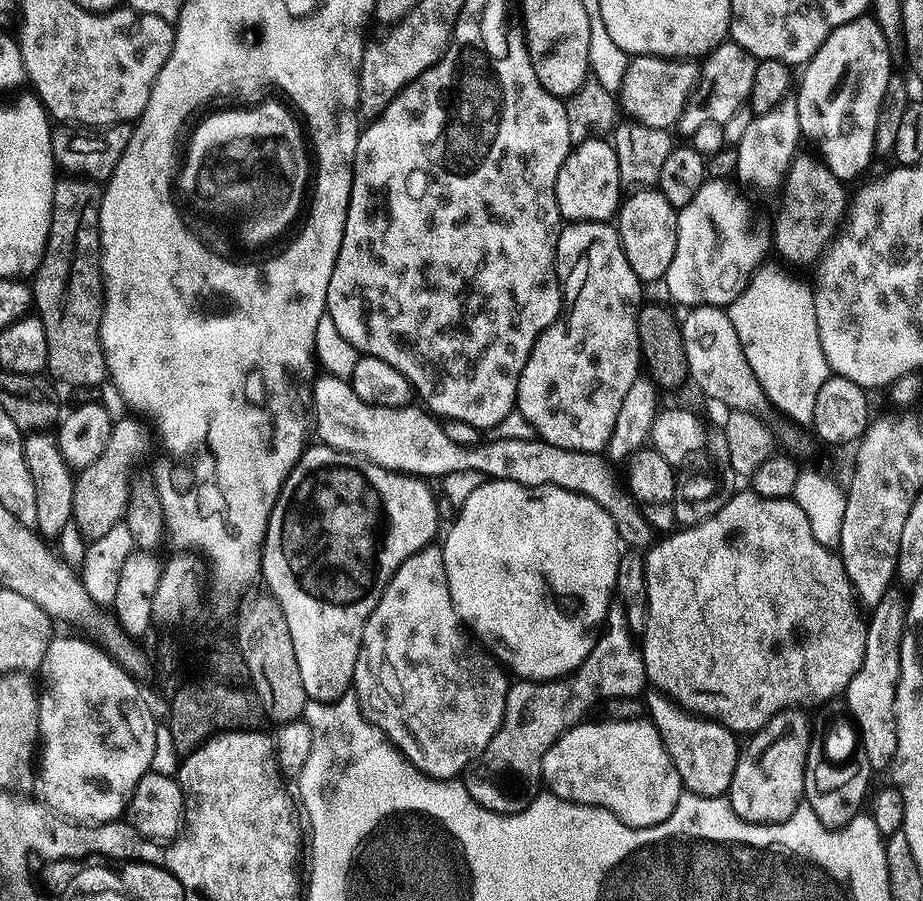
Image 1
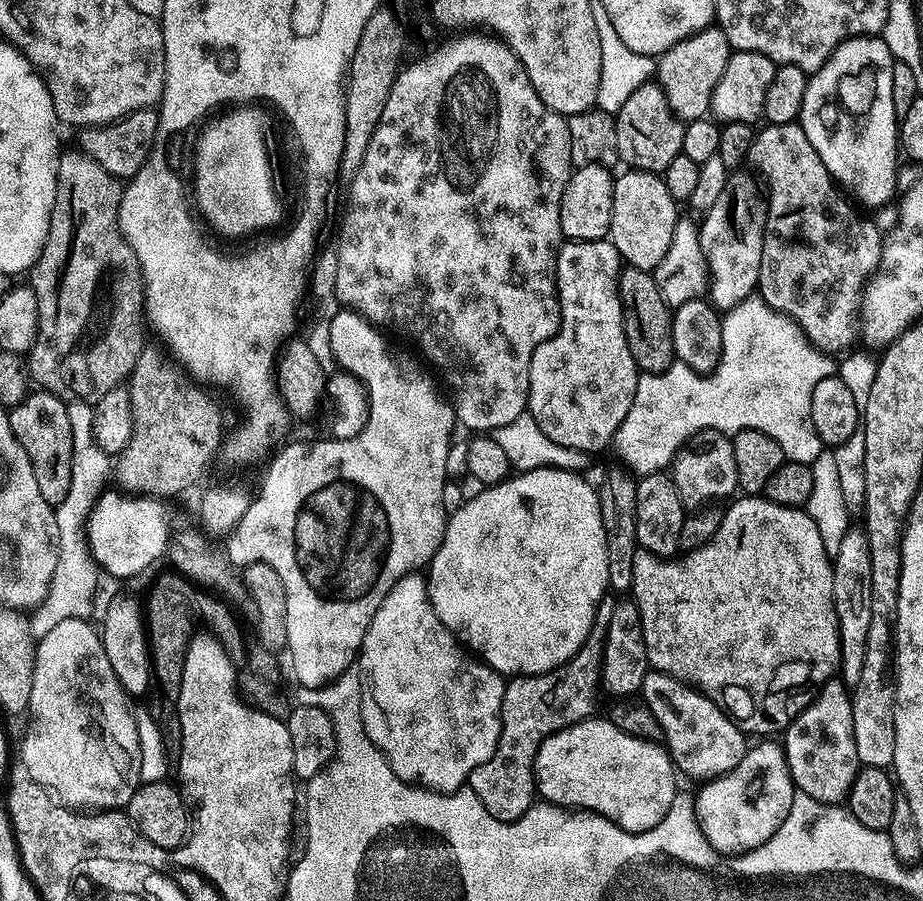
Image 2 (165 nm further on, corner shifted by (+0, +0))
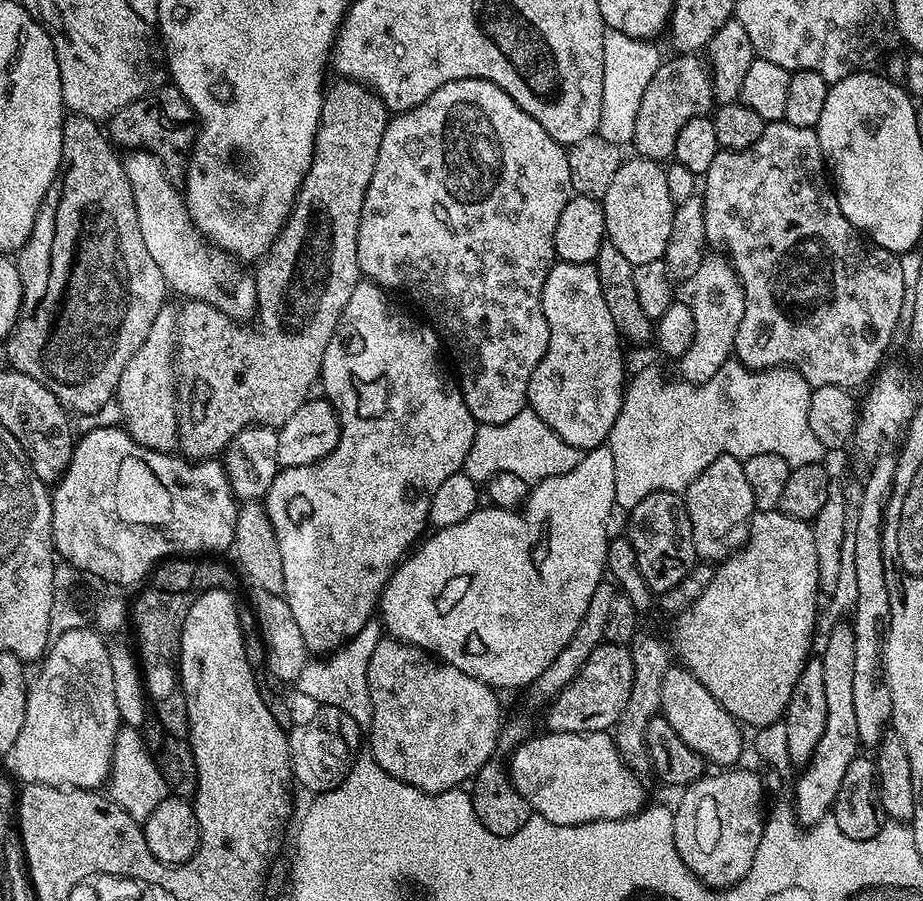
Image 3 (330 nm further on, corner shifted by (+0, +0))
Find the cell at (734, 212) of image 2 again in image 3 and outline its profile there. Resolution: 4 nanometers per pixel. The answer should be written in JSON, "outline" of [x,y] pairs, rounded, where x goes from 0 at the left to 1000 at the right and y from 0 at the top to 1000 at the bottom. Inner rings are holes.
{"outline":[[[764,283],[756,300],[748,310],[750,333],[748,341],[752,349],[752,380],[748,388],[735,396],[736,416],[744,425],[761,426],[790,403],[797,384],[800,362],[806,347],[806,323],[792,292],[783,283]]]}

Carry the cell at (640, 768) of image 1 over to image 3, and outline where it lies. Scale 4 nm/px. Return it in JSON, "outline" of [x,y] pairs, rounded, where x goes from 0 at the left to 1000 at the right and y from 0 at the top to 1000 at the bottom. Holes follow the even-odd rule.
{"outline":[[[590,811],[589,817],[577,816],[575,819],[569,820],[567,826],[560,826],[557,834],[554,836],[553,842],[549,845],[548,851],[550,855],[550,862],[554,863],[556,872],[559,875],[561,881],[566,881],[566,886],[570,886],[573,898],[580,905],[592,908],[601,915],[609,917],[622,917],[623,915],[638,915],[645,910],[679,910],[681,906],[689,905],[699,896],[698,889],[698,870],[692,866],[690,858],[681,852],[676,847],[676,842],[672,840],[672,835],[667,831],[666,820],[658,811],[644,814],[618,814],[618,812],[595,812]]]}

